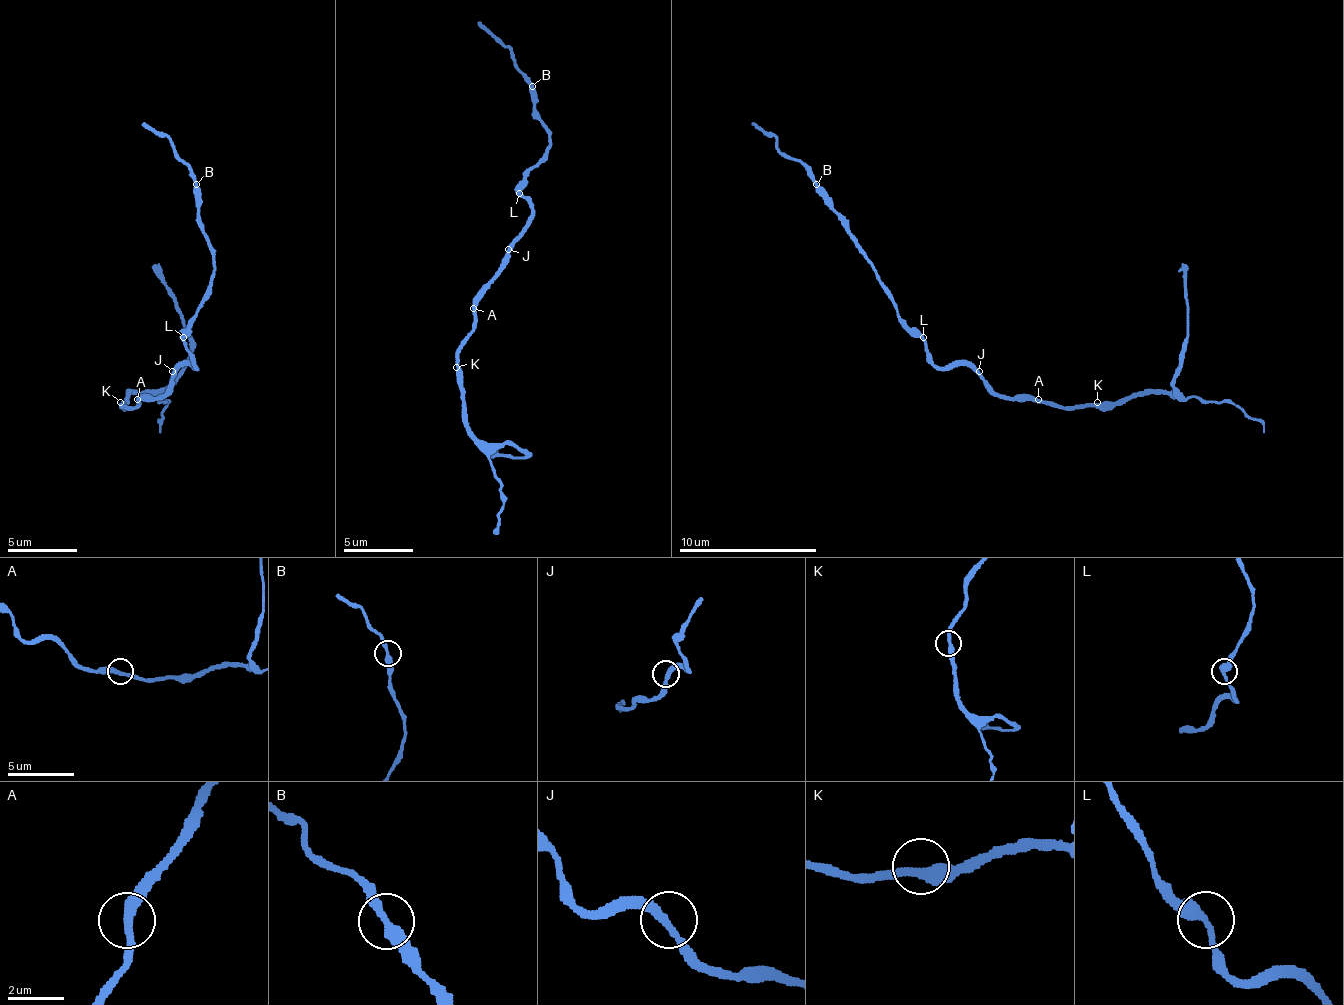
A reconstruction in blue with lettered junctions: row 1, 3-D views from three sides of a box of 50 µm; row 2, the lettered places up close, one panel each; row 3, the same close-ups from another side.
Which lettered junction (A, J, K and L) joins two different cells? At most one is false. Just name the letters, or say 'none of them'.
none of them

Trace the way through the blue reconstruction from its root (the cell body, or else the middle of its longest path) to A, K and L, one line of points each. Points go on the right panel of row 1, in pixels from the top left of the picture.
A: (976, 374), (1000, 395), (1010, 399), (1038, 399)
K: (976, 374), (1000, 395), (1010, 399), (1055, 402), (1059, 406), (1093, 406), (1097, 402)
L: (976, 374), (965, 364), (941, 367), (924, 347), (924, 336)

